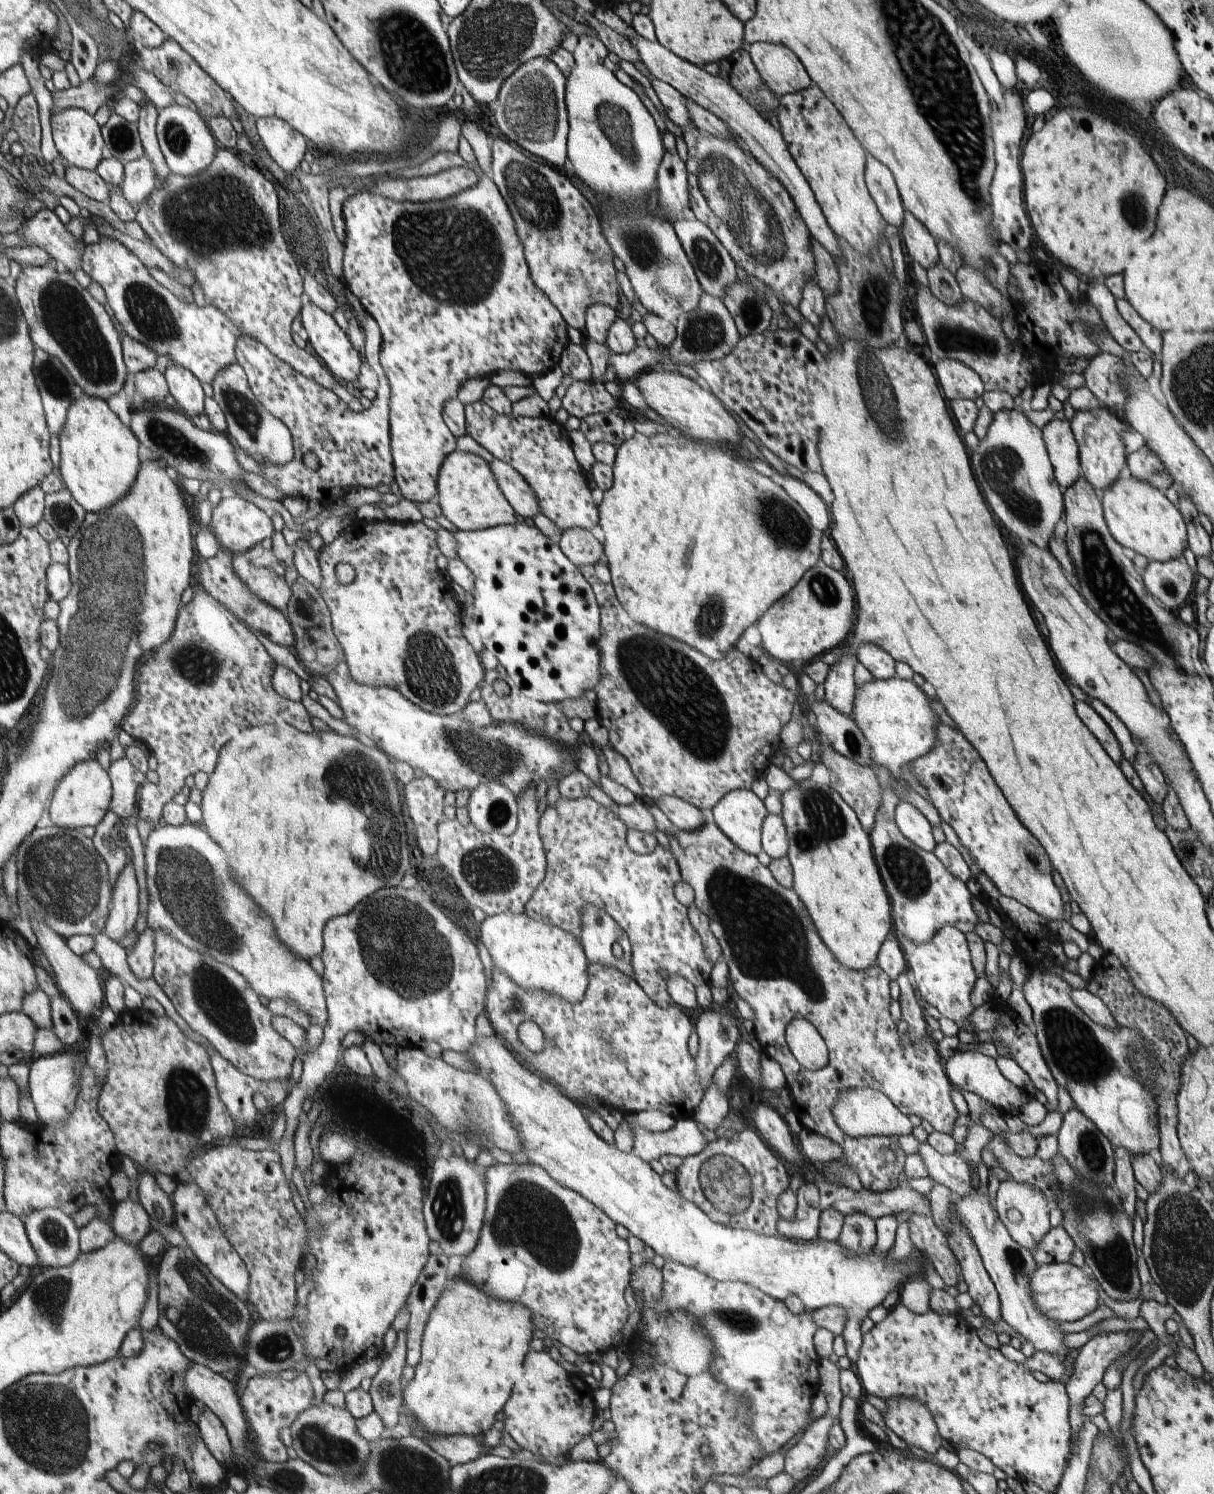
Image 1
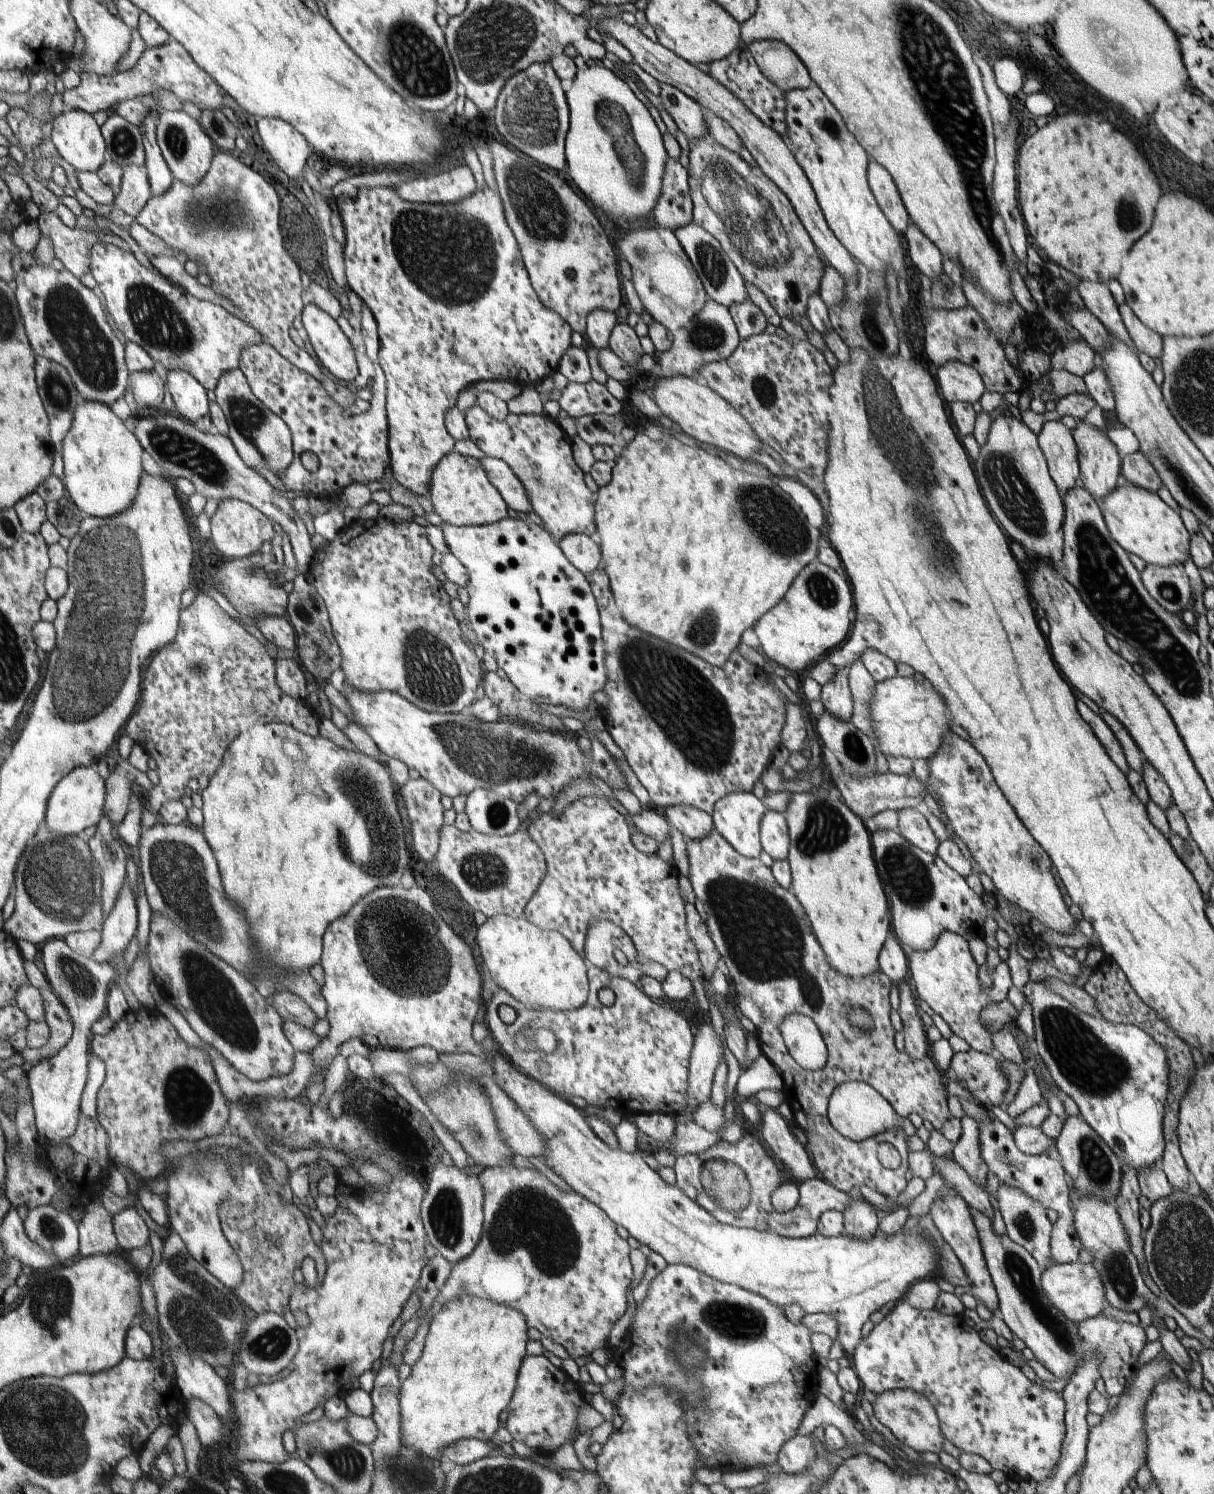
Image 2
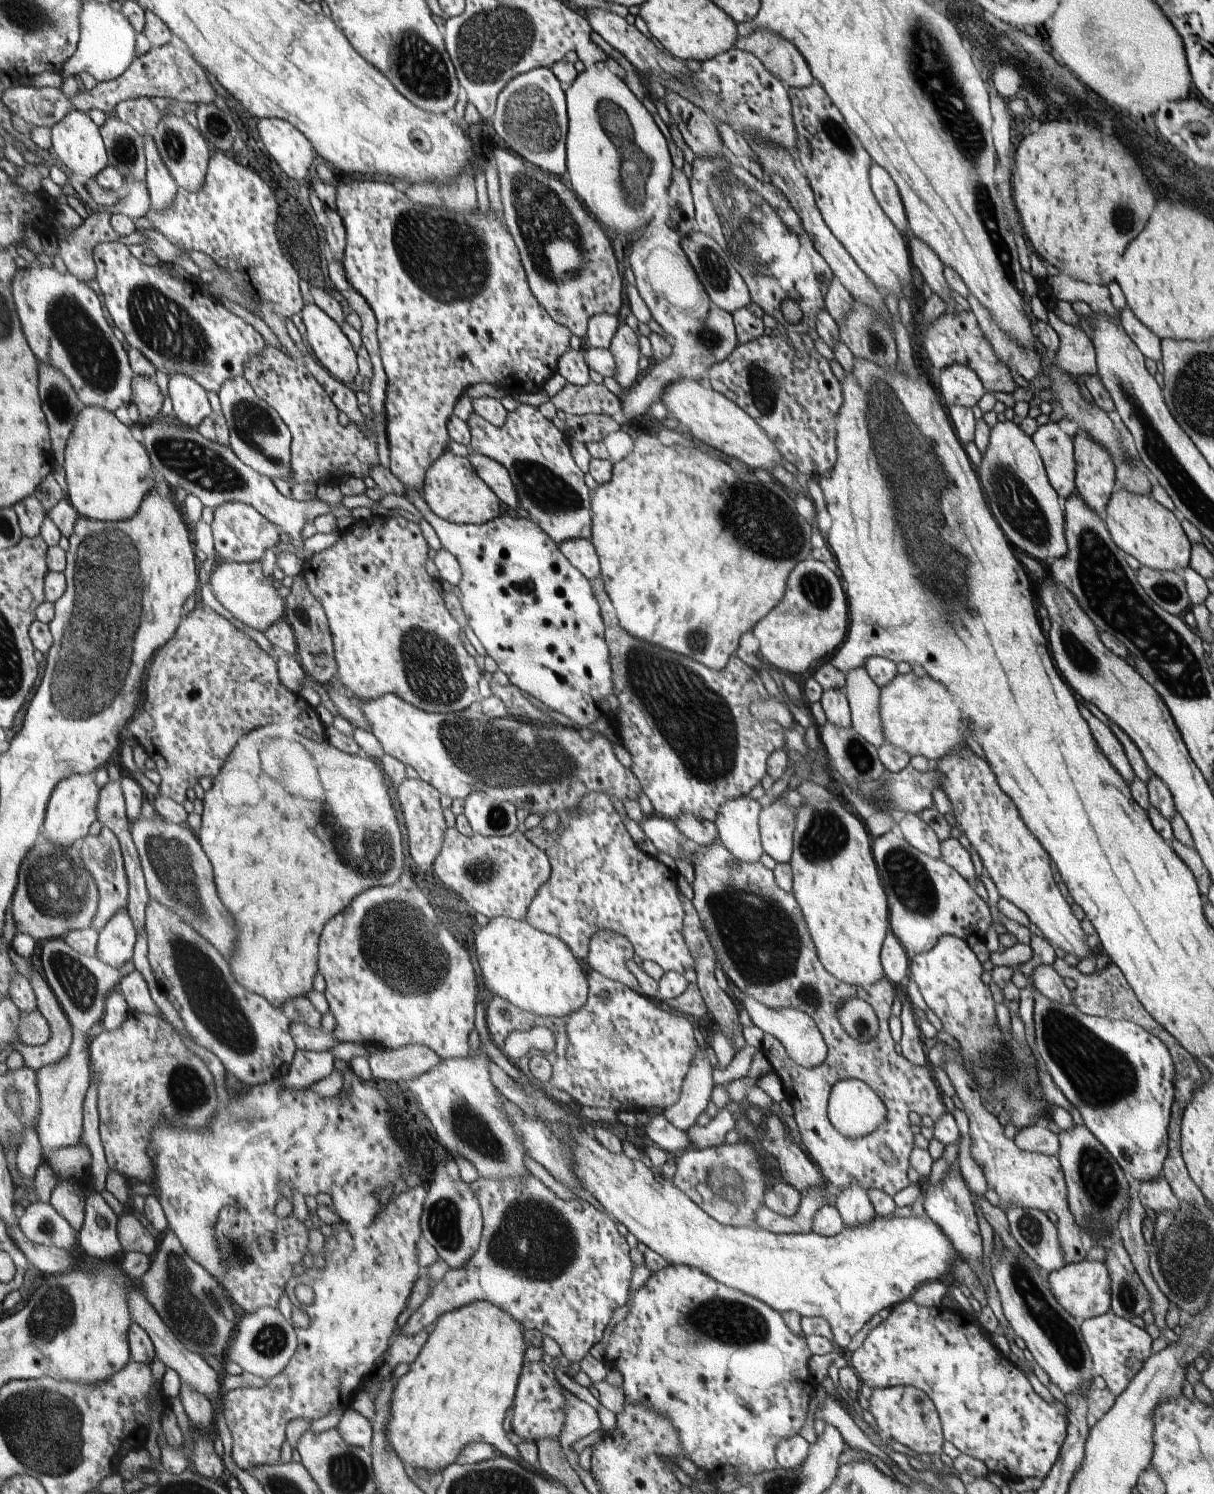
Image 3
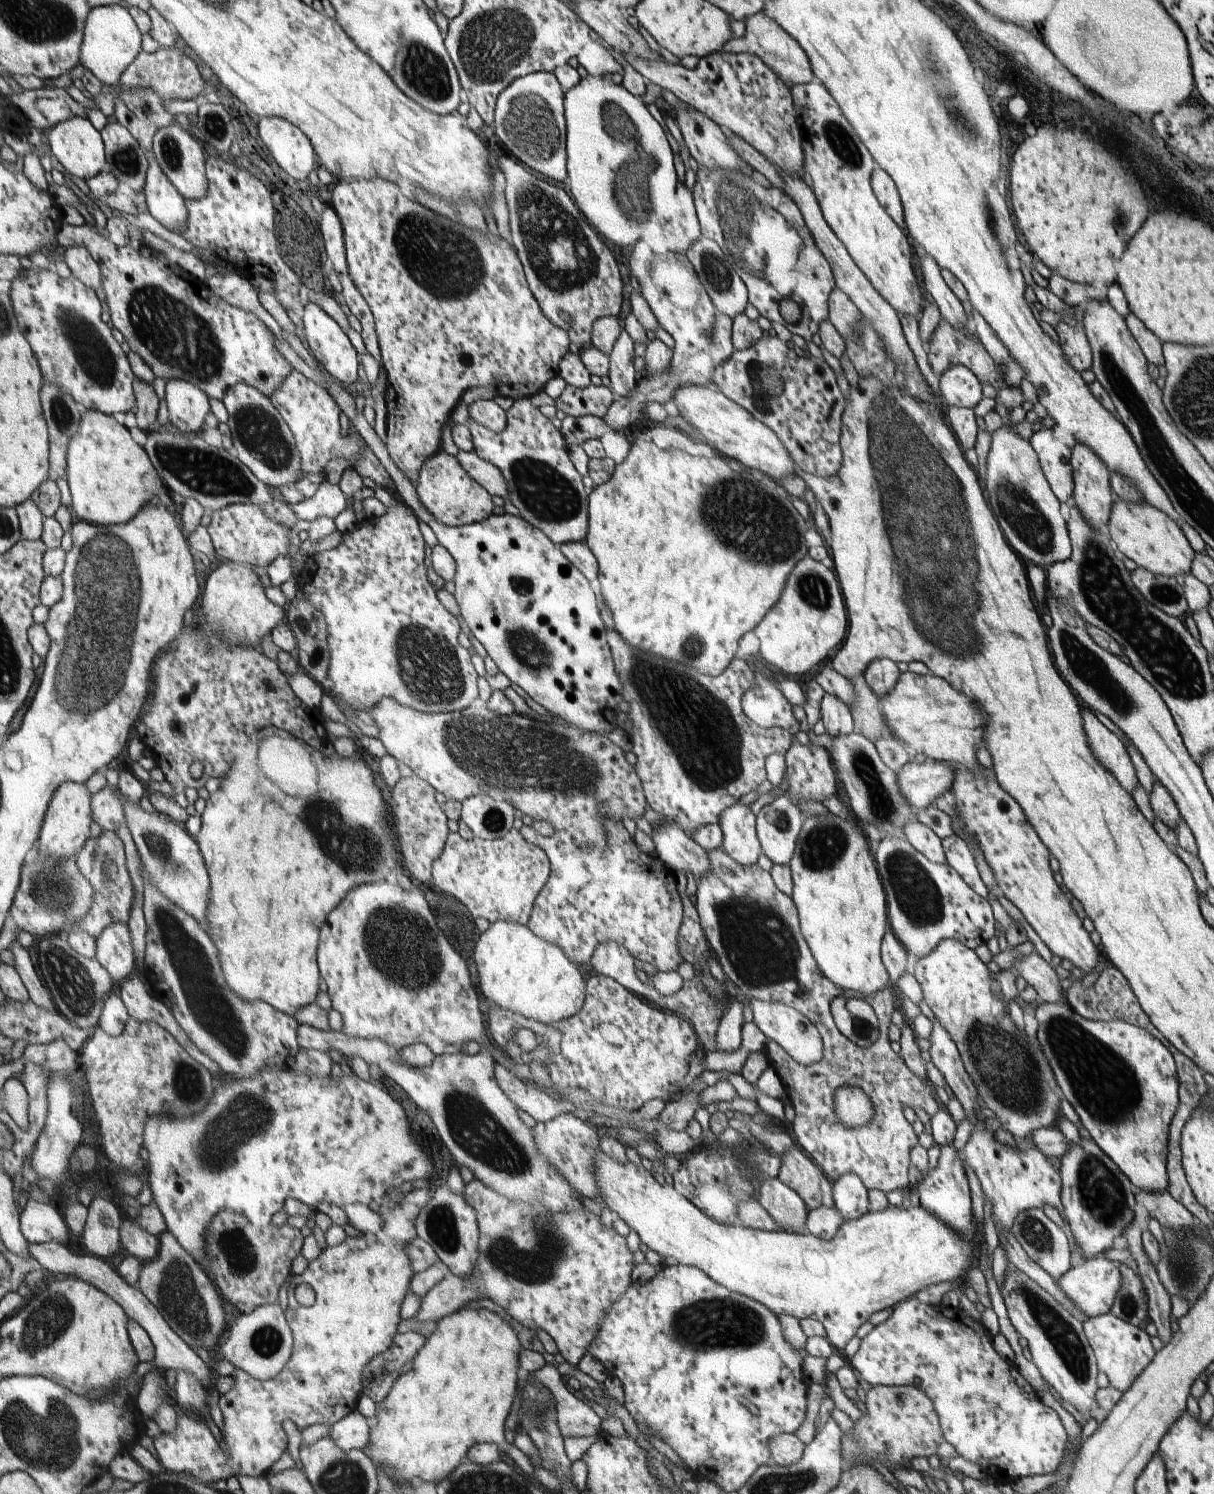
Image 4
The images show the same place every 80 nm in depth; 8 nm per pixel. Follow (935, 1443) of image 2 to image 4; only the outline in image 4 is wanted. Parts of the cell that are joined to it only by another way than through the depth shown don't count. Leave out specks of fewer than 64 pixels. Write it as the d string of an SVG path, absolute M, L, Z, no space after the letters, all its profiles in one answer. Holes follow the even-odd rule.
M872 1385L866 1395L866 1413L862 1414L853 1426L851 1433L842 1437L842 1470L856 1468L858 1465L871 1465L862 1462L863 1456L870 1456L880 1463L899 1464L904 1468L903 1460L909 1461L915 1456L932 1456L938 1452L938 1446L945 1442L938 1415L927 1394L915 1386ZM856 1458L861 1462L856 1463Z

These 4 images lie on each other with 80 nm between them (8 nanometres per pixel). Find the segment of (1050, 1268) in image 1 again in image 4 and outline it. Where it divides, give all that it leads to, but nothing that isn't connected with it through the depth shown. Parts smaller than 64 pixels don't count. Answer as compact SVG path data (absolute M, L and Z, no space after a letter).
M1102 1256L1086 1258L1084 1264L1071 1266L1070 1270L1055 1281L1063 1294L1088 1318L1106 1314L1114 1304L1116 1295L1119 1293L1118 1289L1122 1284L1119 1264Z

